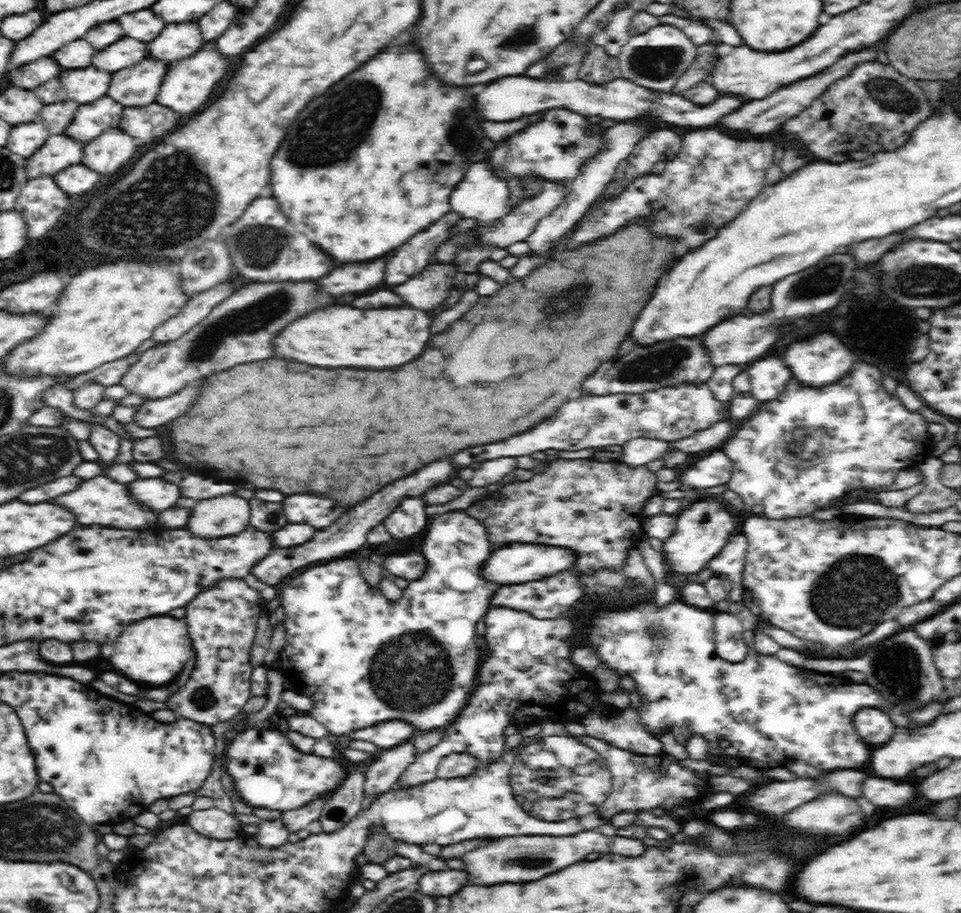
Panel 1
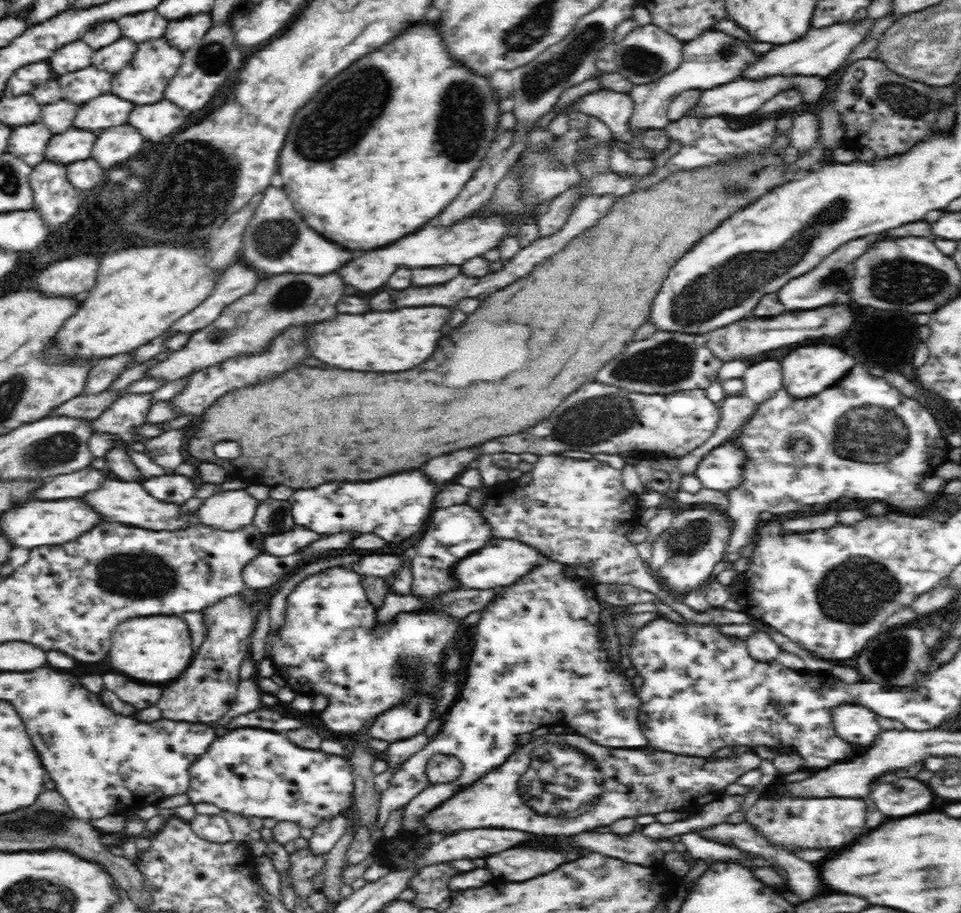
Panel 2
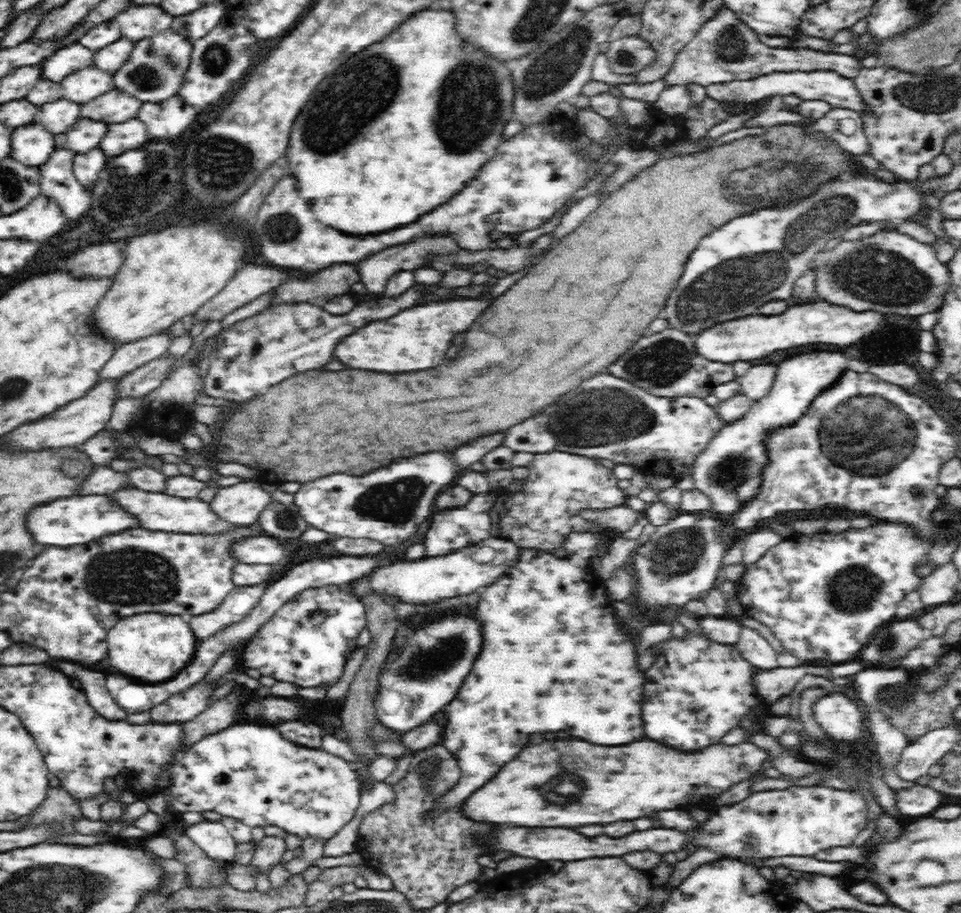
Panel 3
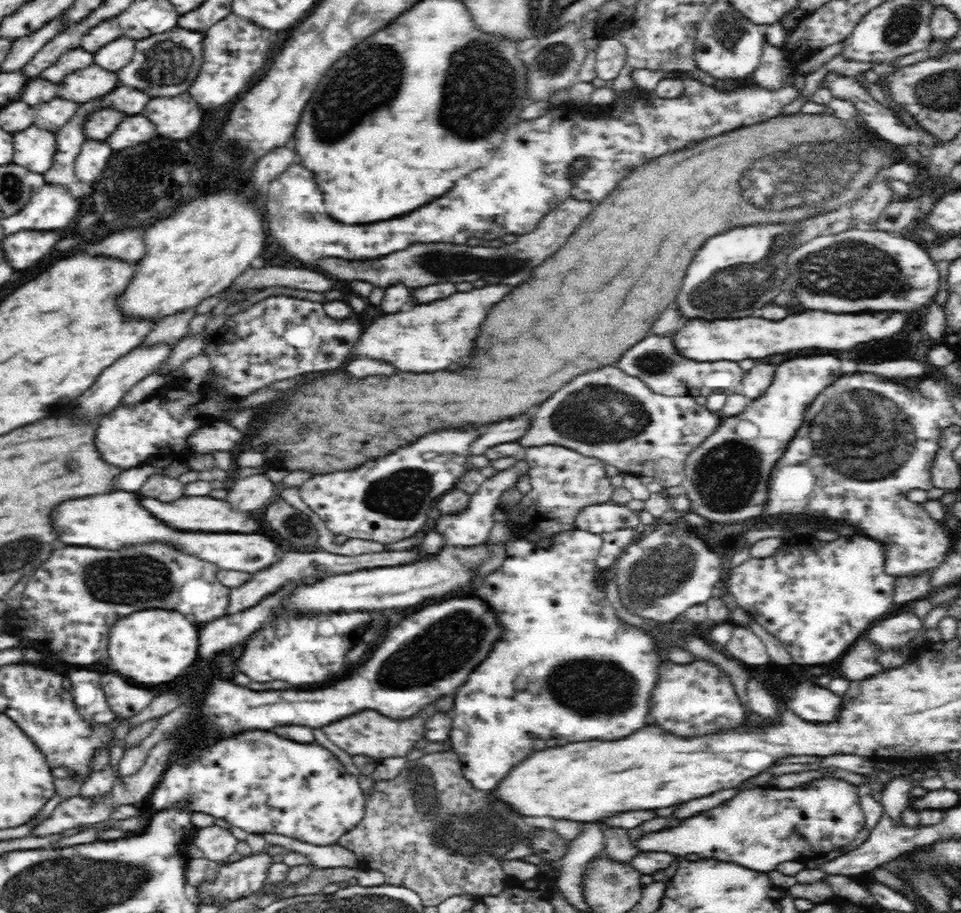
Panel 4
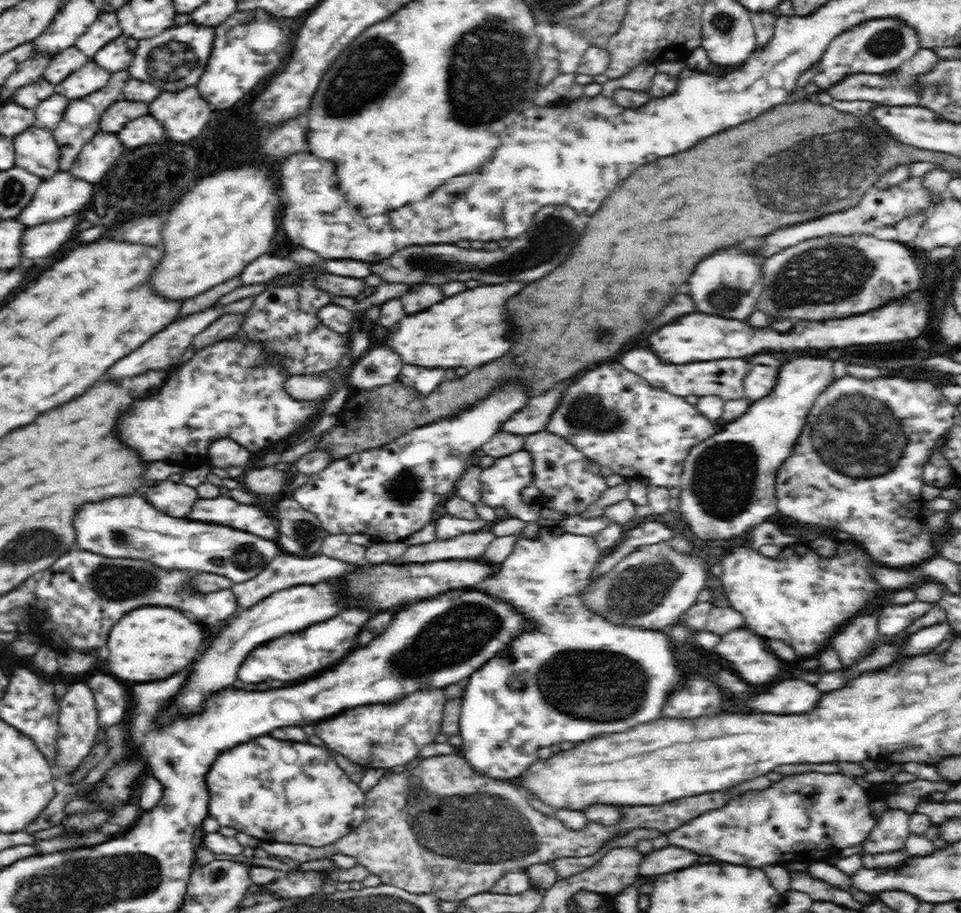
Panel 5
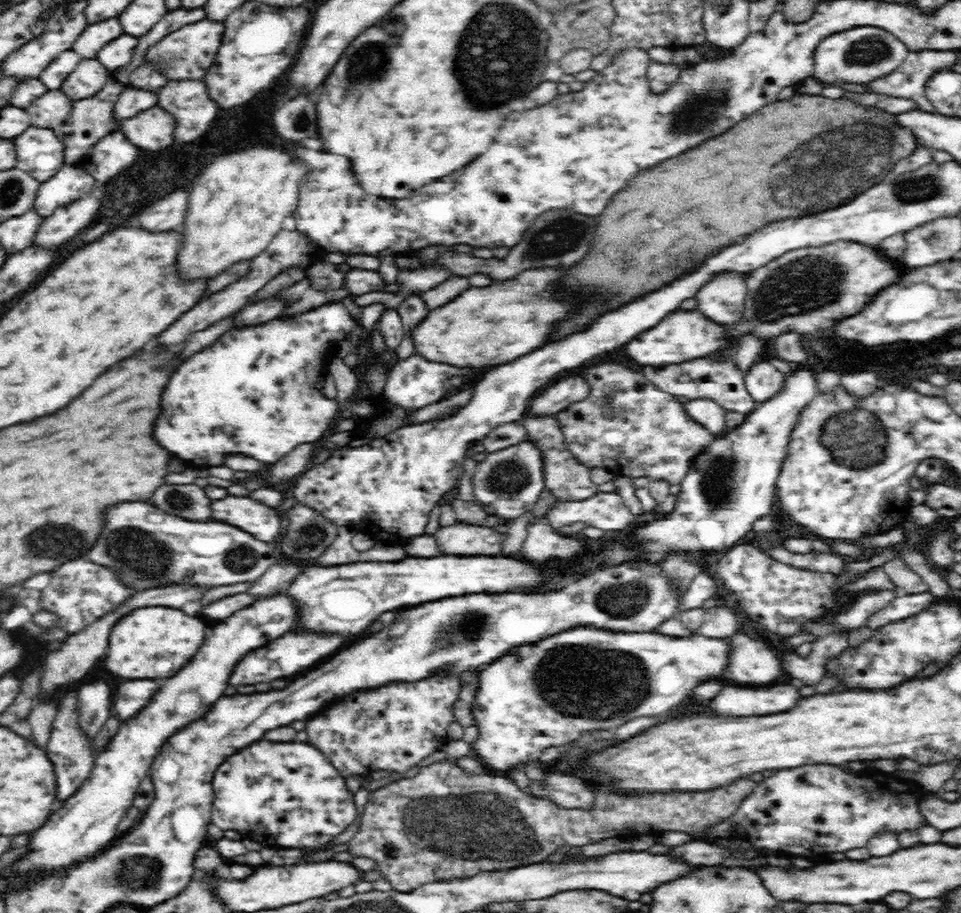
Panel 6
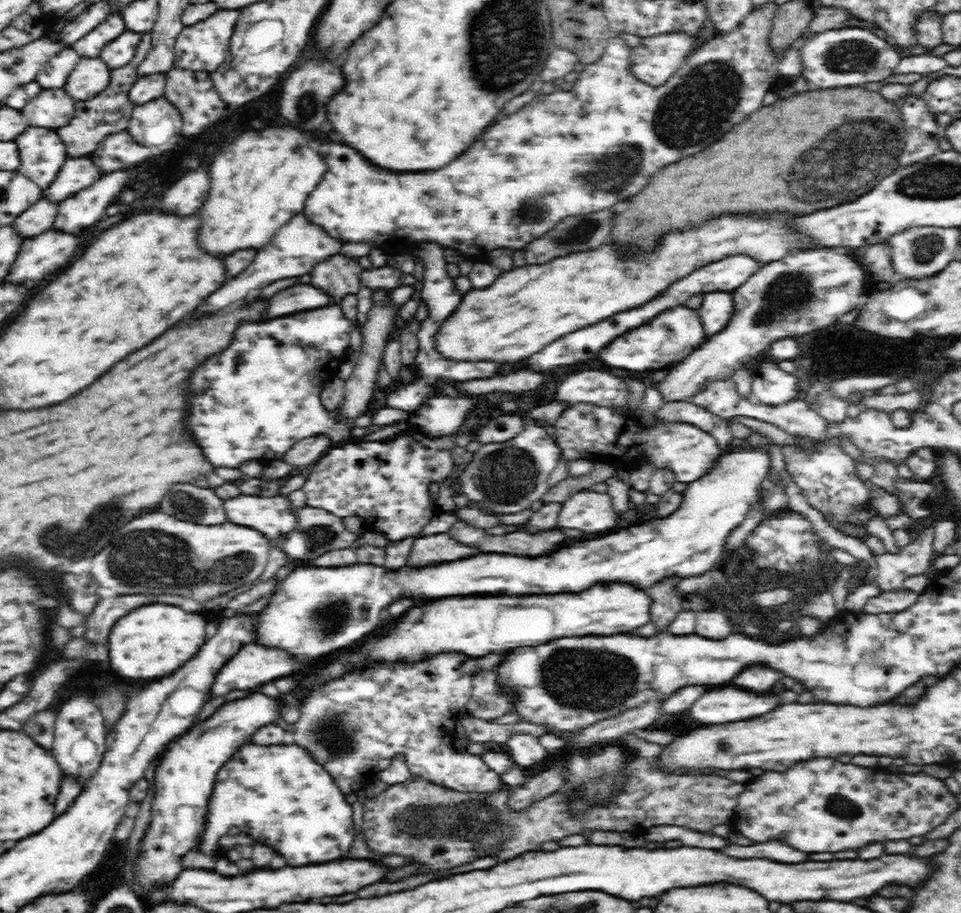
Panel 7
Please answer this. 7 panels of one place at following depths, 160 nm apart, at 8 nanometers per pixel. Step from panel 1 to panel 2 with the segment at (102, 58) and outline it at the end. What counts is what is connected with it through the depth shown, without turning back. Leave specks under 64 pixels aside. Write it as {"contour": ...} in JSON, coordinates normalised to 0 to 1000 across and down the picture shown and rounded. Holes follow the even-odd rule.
{"contour":[[[125,42],[123,46],[100,55],[98,64],[96,64],[96,70],[100,74],[108,74],[112,79],[123,79],[139,66],[142,55],[144,55],[142,46],[137,46],[133,42]]]}

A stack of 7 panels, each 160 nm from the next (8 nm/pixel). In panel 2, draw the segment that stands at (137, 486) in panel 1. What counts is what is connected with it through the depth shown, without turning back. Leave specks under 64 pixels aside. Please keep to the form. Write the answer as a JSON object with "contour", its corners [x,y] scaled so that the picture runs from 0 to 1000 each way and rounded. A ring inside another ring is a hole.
{"contour":[[[160,521],[148,528],[150,537],[166,550],[189,552],[202,543],[202,530],[194,521]]]}

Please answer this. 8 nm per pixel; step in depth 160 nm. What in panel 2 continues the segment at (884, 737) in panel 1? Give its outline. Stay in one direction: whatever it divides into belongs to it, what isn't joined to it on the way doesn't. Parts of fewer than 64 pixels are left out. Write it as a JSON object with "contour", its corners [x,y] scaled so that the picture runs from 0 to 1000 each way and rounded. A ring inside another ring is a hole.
{"contour":[[[880,771],[878,775],[869,775],[868,790],[874,807],[889,815],[903,817],[919,802],[914,782],[899,773]]]}

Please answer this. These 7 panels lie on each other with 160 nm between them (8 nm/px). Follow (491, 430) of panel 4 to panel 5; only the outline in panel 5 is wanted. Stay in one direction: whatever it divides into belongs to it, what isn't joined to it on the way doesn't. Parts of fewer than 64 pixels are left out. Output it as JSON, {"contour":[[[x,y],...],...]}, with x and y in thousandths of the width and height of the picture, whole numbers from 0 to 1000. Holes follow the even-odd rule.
{"contour":[[[579,427],[560,436],[552,436],[549,442],[537,453],[533,453],[533,458],[527,460],[520,471],[529,475],[537,475],[537,478],[549,478],[549,475],[558,475],[566,471],[568,460],[576,451],[582,436],[583,432]]]}

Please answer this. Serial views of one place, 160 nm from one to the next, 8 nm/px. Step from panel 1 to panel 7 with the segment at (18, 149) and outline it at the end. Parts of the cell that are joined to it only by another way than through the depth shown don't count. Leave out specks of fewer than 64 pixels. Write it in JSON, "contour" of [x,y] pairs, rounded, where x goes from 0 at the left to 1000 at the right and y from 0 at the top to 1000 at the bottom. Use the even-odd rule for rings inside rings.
{"contour":[[[31,138],[17,151],[17,156],[23,171],[23,182],[19,186],[33,199],[48,206],[69,175],[69,164],[62,149],[48,145],[48,140]]]}

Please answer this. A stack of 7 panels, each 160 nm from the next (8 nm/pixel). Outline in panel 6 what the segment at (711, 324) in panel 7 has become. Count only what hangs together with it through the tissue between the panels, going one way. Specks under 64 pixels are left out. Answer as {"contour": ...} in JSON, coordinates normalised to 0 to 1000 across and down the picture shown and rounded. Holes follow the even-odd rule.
{"contour":[[[749,297],[726,318],[726,340],[749,353],[764,355],[774,348],[774,333],[778,326],[777,302],[780,298]]]}

